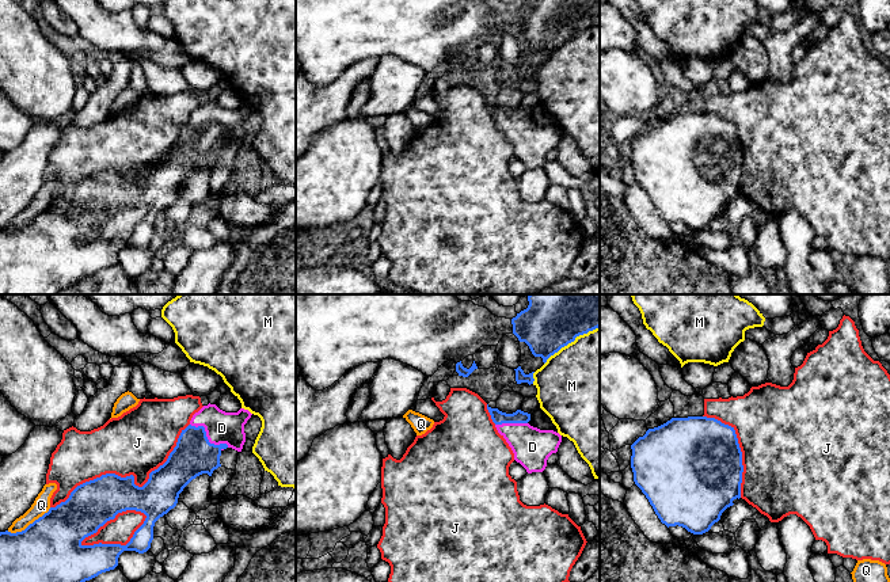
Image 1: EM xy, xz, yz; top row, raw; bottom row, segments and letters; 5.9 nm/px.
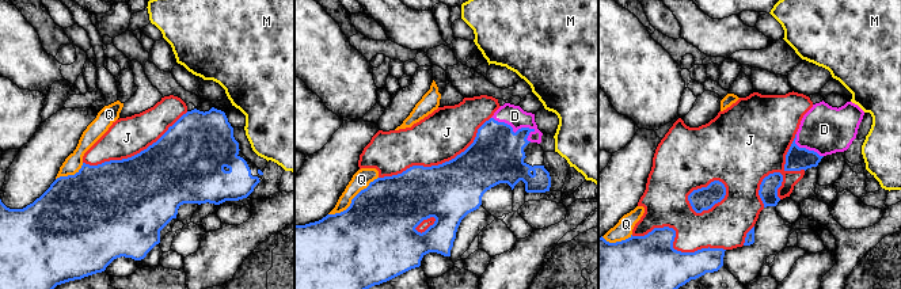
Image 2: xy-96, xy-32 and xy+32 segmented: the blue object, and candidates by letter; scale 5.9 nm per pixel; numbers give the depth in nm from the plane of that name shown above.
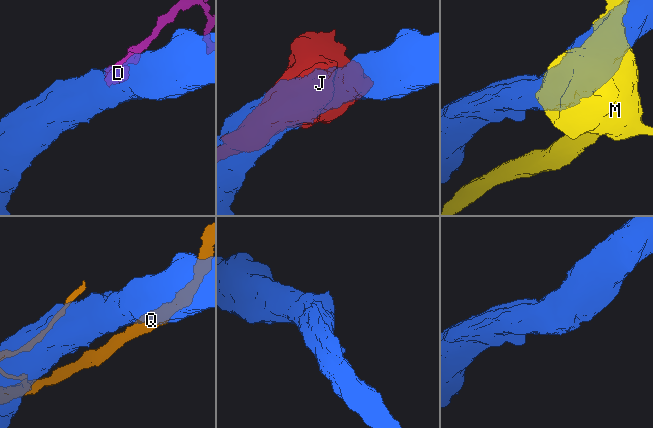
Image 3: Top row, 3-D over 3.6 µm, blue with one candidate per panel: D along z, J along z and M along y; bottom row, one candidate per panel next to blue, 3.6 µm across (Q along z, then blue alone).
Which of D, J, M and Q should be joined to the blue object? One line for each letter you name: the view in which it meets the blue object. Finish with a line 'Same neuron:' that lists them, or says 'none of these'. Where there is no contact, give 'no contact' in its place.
D: xy
Same neuron: D

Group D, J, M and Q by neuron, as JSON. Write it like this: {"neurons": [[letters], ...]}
{"neurons": [["D"], ["J"], ["M"], ["Q"]]}

